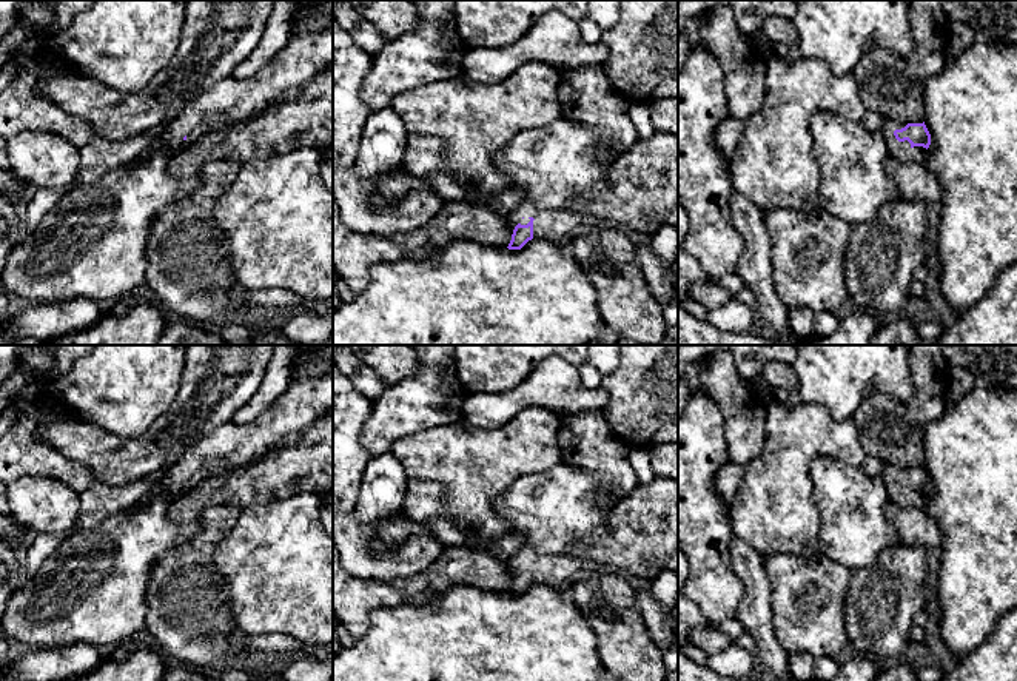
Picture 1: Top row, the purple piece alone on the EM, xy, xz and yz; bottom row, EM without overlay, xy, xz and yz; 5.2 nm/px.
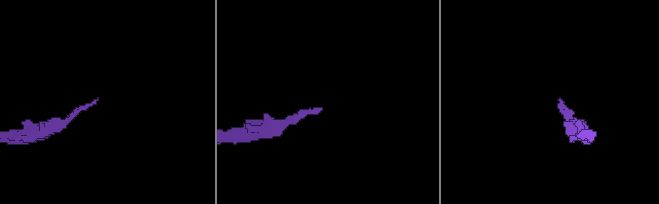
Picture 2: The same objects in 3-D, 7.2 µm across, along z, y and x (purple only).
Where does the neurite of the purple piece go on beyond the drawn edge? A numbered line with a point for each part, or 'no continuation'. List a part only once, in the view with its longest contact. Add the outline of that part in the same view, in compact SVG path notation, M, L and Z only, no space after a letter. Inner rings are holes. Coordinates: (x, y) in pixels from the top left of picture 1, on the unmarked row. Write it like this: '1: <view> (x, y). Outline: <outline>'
1: yz (902, 495). Outline: M883 462L883 470L881 470L881 481L884 482L888 488L888 495L892 501L903 507L920 507L925 508L928 495L923 491L911 491L908 485L898 487L894 481L895 475L905 473L908 468L900 467L900 465L892 465L892 464L884 464Z

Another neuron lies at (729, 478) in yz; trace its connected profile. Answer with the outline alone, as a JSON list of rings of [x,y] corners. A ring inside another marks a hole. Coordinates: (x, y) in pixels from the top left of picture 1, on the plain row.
[[[726,461],[717,475],[717,495],[724,505],[732,505],[744,475],[744,465]]]

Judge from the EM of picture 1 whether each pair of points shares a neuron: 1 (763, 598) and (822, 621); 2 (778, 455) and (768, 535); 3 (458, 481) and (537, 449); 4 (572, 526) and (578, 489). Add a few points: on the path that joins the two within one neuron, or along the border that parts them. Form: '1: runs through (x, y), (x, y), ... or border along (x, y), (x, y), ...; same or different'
1: border along (763, 566), (771, 590), (771, 623), (777, 637); different
2: runs through (778, 475), (772, 515); same
3: runs through (478, 464), (516, 449); same
4: runs through (572, 516), (573, 498); same

